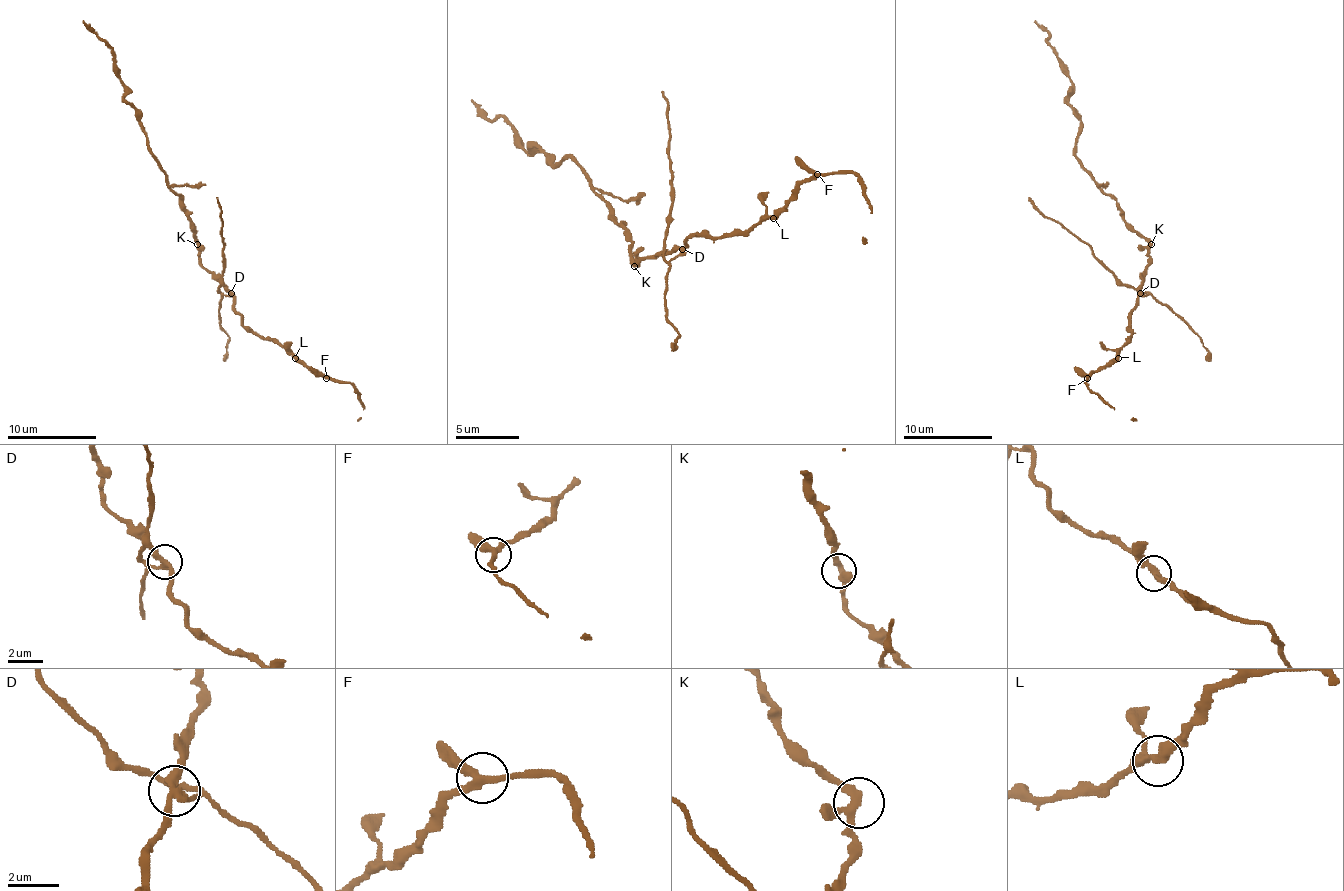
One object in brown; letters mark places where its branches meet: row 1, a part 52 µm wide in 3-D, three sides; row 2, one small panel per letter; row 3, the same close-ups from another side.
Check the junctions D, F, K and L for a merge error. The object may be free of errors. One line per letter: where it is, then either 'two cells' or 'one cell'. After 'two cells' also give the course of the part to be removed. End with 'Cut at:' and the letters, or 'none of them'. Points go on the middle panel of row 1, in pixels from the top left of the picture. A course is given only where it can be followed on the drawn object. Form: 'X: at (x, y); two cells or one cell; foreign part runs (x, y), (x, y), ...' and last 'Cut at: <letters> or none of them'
D: at (682, 249); two cells; foreign part runs (681, 250), (665, 259), (672, 171), (668, 117), (662, 92)
F: at (817, 174); one cell
K: at (634, 266); one cell
L: at (773, 218); one cell
Cut at: D

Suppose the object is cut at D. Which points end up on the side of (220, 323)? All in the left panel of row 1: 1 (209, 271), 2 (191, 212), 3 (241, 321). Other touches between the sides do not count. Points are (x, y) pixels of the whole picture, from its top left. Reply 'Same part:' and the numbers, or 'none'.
Same part: none

